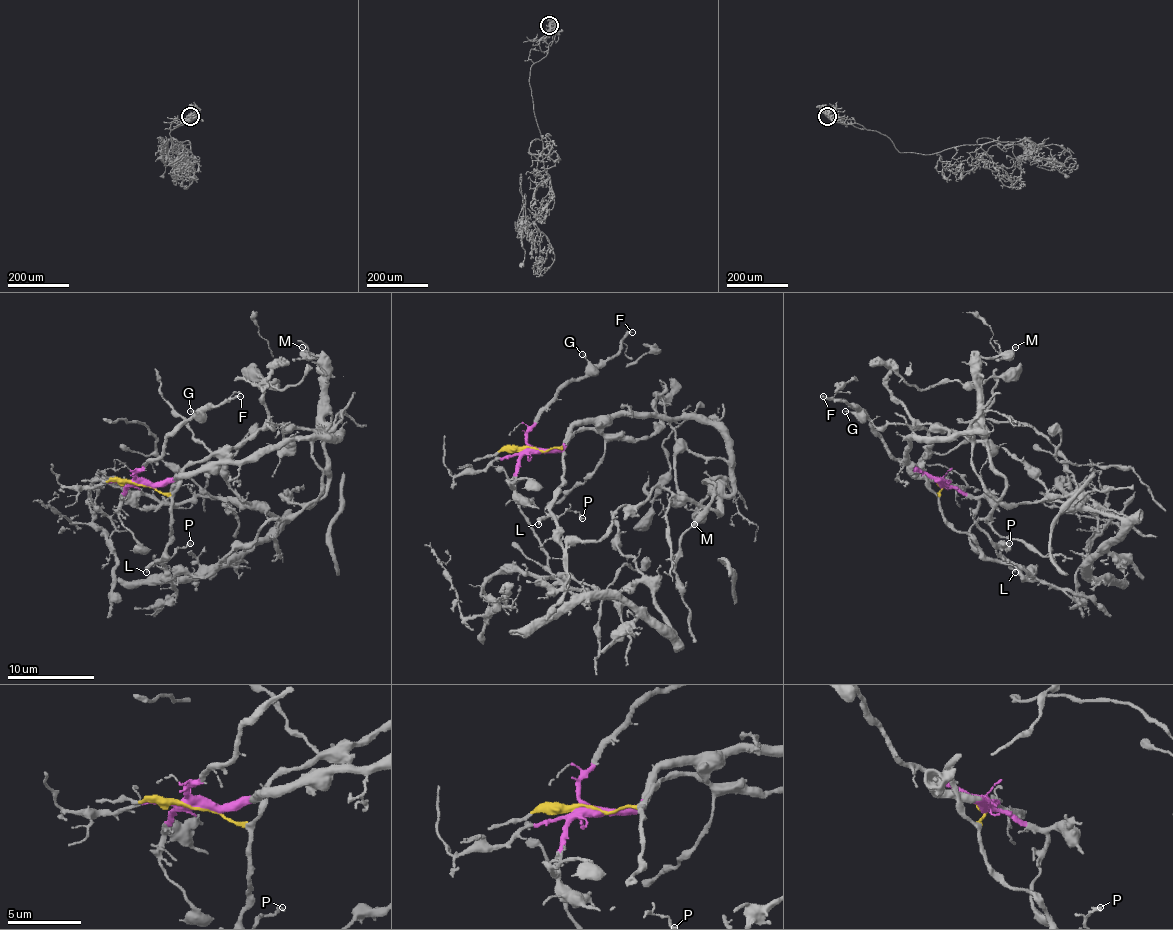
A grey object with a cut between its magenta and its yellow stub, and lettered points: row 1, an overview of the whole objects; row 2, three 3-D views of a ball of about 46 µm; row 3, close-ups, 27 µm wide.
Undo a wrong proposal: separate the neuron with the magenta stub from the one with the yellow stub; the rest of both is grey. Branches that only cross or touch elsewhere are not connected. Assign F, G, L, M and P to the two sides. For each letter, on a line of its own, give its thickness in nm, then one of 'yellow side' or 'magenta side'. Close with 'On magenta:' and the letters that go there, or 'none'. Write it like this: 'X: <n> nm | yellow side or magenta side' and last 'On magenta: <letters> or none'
F: 240 nm | magenta side
G: 110 nm | magenta side
L: 280 nm | yellow side
M: 320 nm | magenta side
P: 220 nm | yellow side
On magenta: F, G, M

